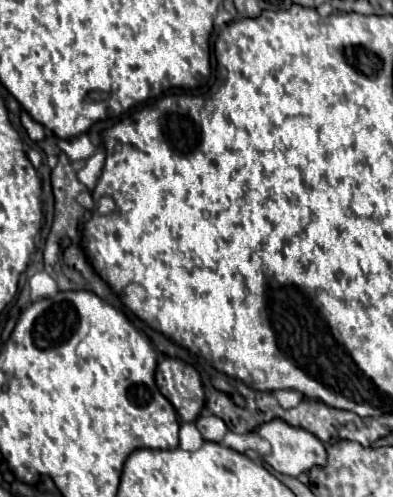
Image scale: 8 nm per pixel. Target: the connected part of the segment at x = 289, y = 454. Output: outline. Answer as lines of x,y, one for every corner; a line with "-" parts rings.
274,419
266,425
260,425
256,435
270,441
272,453
266,457
266,461
278,473
298,477
300,473
326,465
326,447
304,429
294,429
284,421

